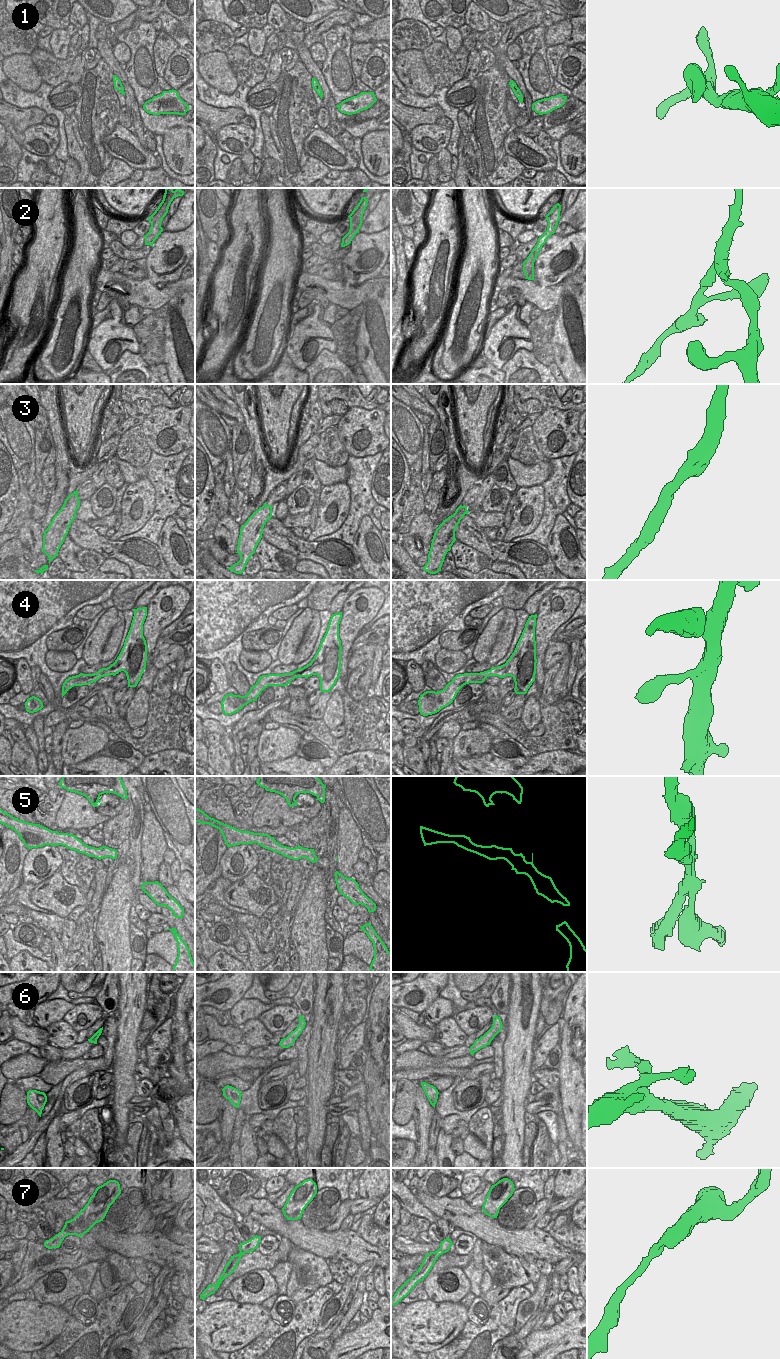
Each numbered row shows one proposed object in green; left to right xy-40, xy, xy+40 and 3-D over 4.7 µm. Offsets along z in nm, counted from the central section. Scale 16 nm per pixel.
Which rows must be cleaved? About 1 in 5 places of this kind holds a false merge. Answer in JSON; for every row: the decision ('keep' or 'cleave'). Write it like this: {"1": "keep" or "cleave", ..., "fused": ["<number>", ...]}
{"1": "keep", "2": "cleave", "3": "keep", "4": "keep", "5": "cleave", "6": "keep", "7": "keep", "fused": ["2", "5"]}

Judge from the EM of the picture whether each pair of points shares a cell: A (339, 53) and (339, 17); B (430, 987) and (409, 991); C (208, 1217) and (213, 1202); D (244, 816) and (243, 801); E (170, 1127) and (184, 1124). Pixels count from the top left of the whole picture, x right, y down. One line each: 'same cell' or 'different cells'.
A: different cells
B: same cell
C: different cells
D: same cell
E: different cells

